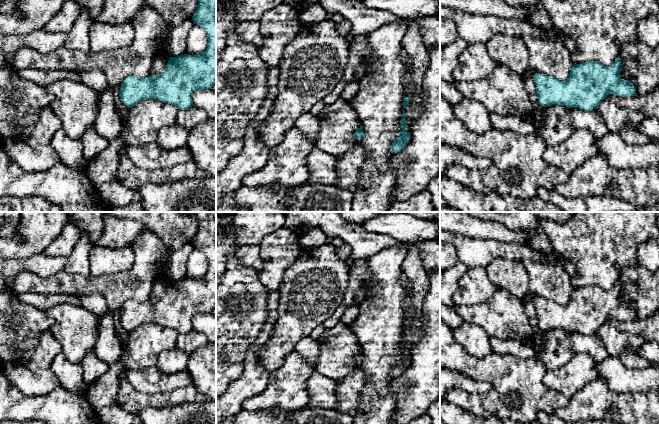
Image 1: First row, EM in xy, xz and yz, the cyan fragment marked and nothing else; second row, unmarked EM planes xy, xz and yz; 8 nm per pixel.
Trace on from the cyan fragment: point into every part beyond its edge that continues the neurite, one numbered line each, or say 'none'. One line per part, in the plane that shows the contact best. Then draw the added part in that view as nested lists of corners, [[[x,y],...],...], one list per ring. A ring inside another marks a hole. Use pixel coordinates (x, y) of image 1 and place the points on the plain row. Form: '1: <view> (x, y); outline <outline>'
none

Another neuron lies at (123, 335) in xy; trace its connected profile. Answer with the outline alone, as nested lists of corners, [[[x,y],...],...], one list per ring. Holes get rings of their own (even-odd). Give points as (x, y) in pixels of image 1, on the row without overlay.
[[[119,319],[114,320],[114,322],[115,322],[116,332],[118,333],[118,337],[121,341],[122,348],[124,349],[126,347],[127,342],[128,342],[129,333],[123,329],[123,327],[120,324]]]

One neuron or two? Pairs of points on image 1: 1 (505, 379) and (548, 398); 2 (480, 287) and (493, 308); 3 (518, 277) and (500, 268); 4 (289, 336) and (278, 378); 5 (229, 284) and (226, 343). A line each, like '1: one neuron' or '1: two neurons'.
1: one neuron
2: two neurons
3: one neuron
4: two neurons
5: one neuron

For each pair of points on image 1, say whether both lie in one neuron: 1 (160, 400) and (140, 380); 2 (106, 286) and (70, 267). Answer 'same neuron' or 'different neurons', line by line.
1: different neurons
2: different neurons

